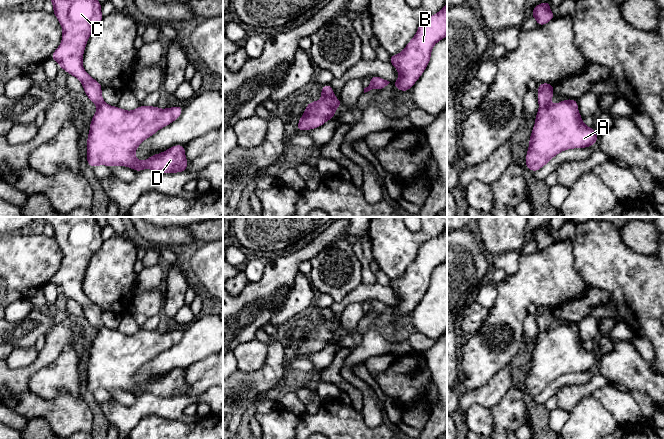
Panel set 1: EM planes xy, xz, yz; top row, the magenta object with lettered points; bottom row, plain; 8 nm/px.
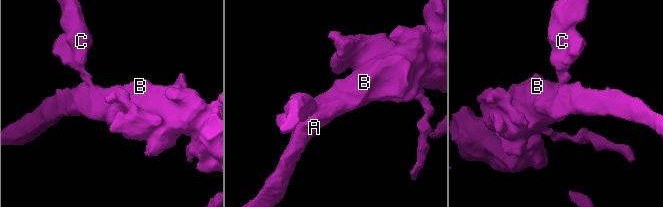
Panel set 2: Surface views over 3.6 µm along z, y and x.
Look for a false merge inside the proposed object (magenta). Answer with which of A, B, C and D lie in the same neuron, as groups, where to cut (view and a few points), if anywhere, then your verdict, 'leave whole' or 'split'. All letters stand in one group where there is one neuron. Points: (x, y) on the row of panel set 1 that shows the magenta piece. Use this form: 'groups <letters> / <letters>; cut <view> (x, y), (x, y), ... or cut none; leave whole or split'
groups A B C D; cut none; leave whole

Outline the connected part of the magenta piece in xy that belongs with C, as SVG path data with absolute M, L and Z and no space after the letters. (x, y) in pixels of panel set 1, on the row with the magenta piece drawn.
M99 0L51 1L53 14L57 17L63 34L59 47L50 59L80 80L85 95L97 105L86 143L88 166L125 166L135 172L151 169L164 174L186 172L188 161L183 144L152 154L146 161L139 161L134 155L144 140L177 120L184 106L161 109L140 105L133 111L126 111L106 104L101 94L103 86L82 65L87 41L103 20L102 4Z

